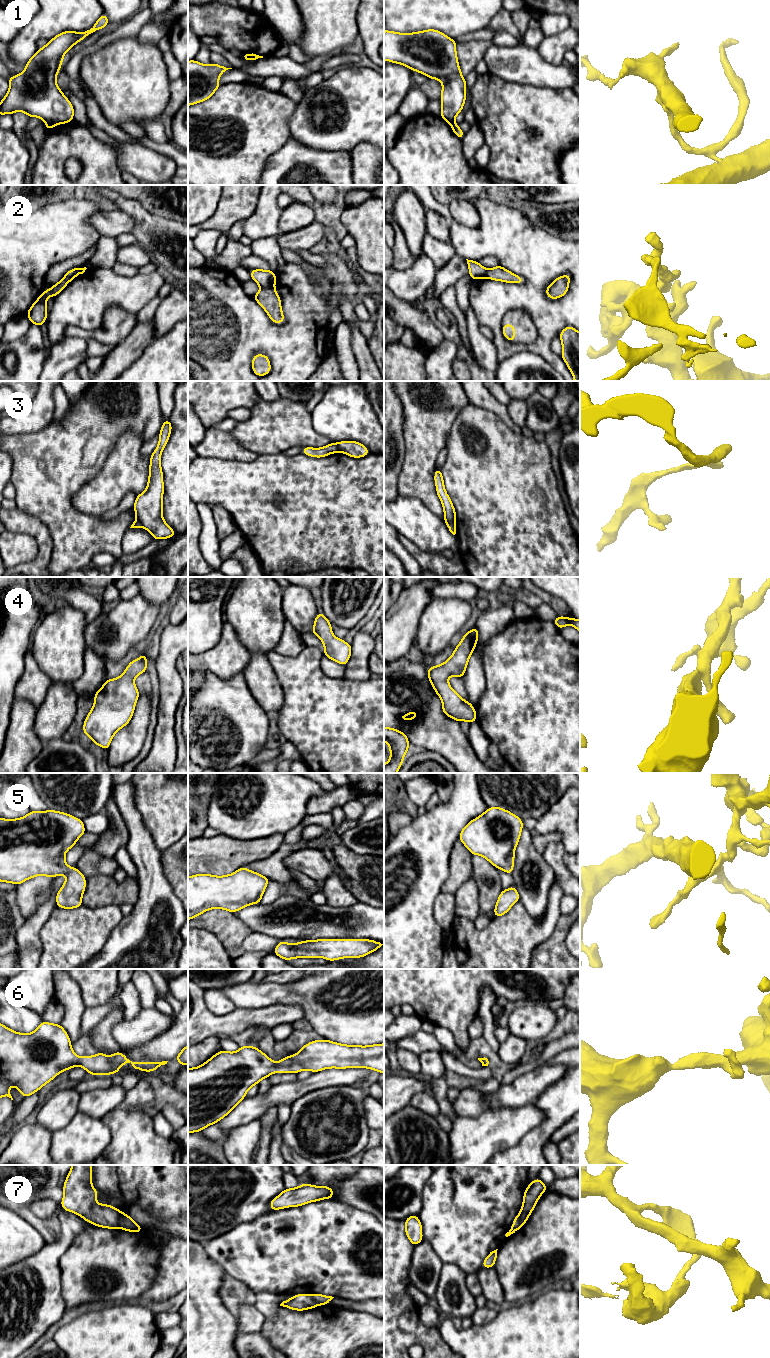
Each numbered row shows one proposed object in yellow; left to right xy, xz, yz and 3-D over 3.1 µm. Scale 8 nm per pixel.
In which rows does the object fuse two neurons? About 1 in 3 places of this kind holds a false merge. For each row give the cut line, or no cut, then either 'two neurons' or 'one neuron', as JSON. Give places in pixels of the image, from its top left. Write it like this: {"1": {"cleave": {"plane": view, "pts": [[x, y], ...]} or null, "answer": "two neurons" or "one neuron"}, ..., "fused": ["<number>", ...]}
{"1": {"cleave": {"plane": "yz", "pts": [[453, 122], [450, 124]]}, "answer": "two neurons"}, "2": {"cleave": {"plane": "xz", "pts": [[273, 286], [261, 288]]}, "answer": "two neurons"}, "3": {"cleave": {"plane": "xz", "pts": [[335, 443], [338, 451]]}, "answer": "two neurons"}, "4": {"cleave": null, "answer": "one neuron"}, "5": {"cleave": null, "answer": "one neuron"}, "6": {"cleave": null, "answer": "one neuron"}, "7": {"cleave": {"plane": "xy", "pts": [[123, 1214], [119, 1220], [118, 1227]]}, "answer": "two neurons"}, "fused": ["1", "2", "3", "7"]}

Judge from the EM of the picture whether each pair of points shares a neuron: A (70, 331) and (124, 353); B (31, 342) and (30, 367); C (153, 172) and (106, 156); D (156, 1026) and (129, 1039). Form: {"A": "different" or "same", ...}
{"A": "different", "B": "same", "C": "different", "D": "same"}

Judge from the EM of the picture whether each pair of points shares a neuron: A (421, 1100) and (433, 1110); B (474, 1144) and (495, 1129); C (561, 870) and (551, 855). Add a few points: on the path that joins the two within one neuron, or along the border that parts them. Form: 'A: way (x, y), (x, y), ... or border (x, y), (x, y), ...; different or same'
A: way (424, 1101), (430, 1107); same
B: way (479, 1139), (490, 1132); same
C: way (558, 866), (555, 859); same

